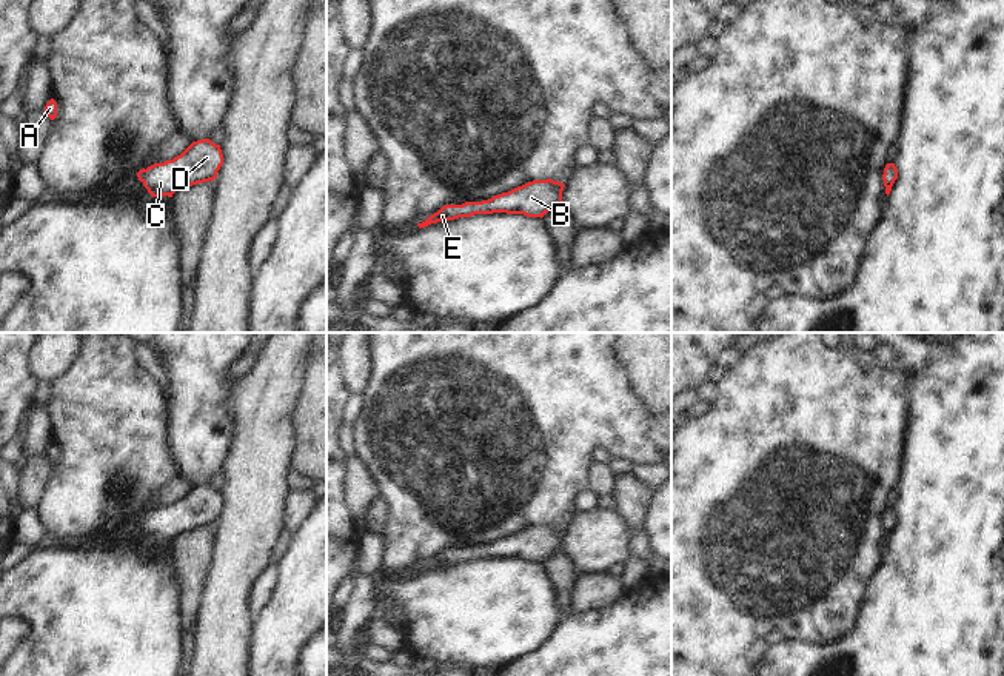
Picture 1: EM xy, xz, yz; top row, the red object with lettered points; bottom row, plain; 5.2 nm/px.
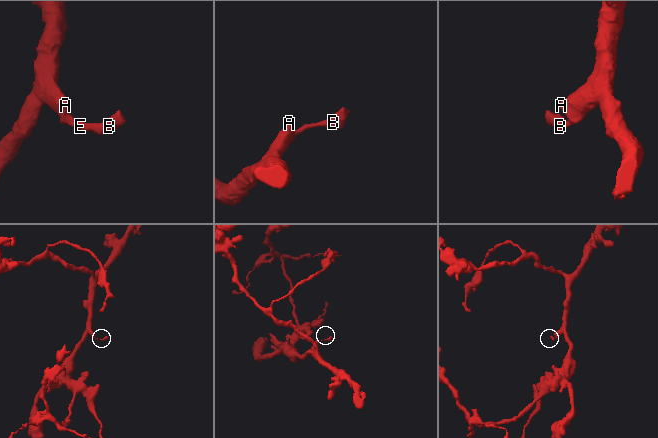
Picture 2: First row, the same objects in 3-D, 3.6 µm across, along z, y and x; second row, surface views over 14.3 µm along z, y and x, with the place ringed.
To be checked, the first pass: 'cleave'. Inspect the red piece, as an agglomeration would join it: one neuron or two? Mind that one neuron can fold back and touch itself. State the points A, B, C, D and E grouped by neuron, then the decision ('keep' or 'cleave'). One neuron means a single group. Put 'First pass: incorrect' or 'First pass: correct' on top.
First pass: incorrect
groups A B C D E; keep

